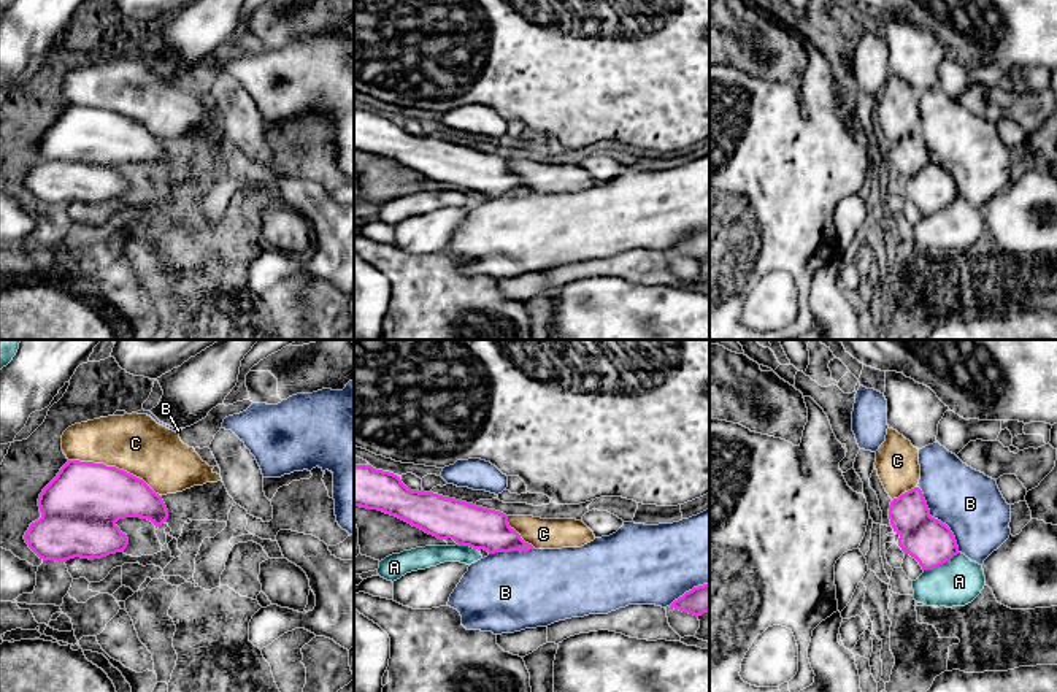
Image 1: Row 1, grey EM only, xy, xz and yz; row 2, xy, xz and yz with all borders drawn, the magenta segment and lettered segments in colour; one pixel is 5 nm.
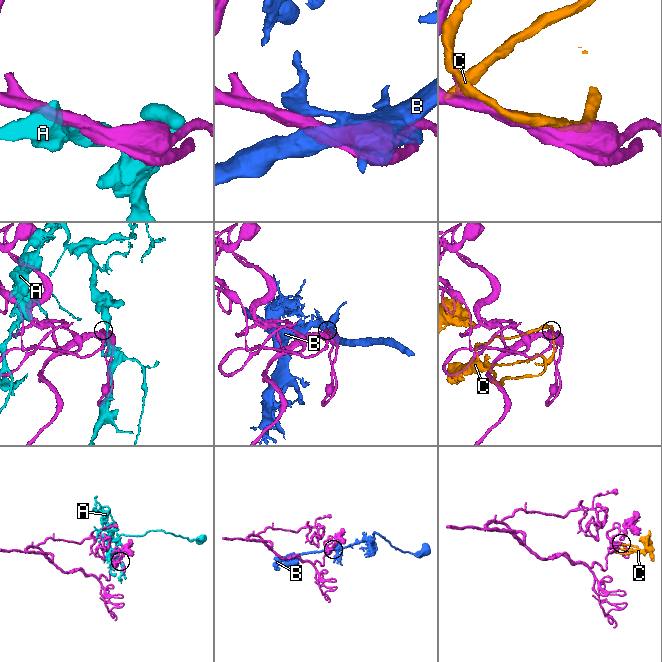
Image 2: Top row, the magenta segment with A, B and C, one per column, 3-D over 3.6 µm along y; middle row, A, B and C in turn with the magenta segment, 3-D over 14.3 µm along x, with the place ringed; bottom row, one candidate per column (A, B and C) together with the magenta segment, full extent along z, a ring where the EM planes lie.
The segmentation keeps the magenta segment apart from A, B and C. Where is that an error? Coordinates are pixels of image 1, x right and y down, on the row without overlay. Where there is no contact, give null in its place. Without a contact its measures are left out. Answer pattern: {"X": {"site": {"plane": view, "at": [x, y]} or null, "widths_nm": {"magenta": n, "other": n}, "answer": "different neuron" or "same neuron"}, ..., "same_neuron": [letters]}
{"A": {"site": {"plane": "yz", "at": [941, 208]}, "widths_nm": {"magenta": 240, "other": 240}, "answer": "different neuron"}, "B": {"site": {"plane": "yz", "at": [937, 164]}, "widths_nm": {"magenta": 240, "other": 320}, "answer": "different neuron"}, "C": {"site": {"plane": "xy", "at": [115, 111]}, "widths_nm": {"magenta": 380, "other": 300}, "answer": "same neuron"}, "same_neuron": ["C"]}

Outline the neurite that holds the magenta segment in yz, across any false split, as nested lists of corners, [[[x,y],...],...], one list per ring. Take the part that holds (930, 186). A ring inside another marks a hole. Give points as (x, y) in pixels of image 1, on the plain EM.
[[[887,73],[886,86],[876,95],[874,111],[878,121],[892,143],[889,163],[894,176],[900,181],[898,190],[905,198],[914,202],[922,214],[936,213],[959,198],[959,190],[951,173],[930,160],[930,154],[922,135],[917,132],[921,124],[919,94],[894,73]]]

